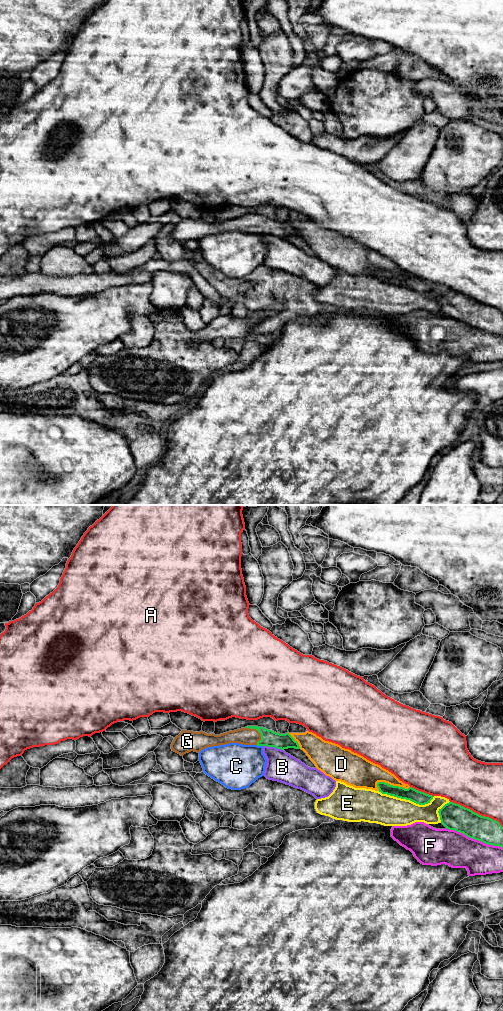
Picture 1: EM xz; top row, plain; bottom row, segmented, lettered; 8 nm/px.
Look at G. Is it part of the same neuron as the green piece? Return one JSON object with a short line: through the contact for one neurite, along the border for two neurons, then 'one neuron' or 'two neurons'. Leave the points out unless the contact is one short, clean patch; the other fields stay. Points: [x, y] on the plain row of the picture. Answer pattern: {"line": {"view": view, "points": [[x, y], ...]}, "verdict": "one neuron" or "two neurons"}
{"verdict": "one neuron"}

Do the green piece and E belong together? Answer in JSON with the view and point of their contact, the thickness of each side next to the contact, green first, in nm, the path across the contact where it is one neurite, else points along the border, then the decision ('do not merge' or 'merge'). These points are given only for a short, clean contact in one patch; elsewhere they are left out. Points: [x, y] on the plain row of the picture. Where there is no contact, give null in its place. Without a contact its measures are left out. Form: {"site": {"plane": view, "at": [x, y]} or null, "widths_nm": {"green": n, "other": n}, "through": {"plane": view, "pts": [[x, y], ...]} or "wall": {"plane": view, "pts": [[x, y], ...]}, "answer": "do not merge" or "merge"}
{"site": {"plane": "xz", "at": [406, 287]}, "widths_nm": {"green": 110, "other": 240}, "answer": "do not merge"}

